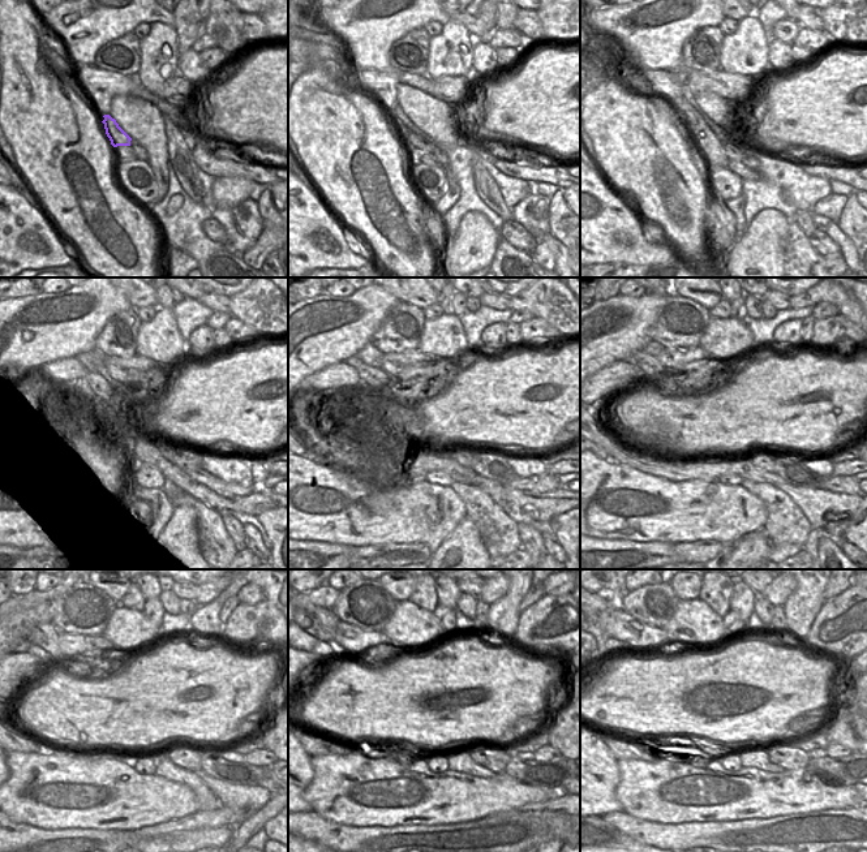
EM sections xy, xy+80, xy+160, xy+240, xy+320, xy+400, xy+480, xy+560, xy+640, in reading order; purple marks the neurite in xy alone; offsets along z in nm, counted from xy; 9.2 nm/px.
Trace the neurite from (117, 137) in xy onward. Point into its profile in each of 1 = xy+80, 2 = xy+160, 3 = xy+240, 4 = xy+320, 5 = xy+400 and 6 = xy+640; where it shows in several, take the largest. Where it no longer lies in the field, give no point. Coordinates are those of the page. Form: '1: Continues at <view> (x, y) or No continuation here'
1: Continues at xy+80 (413, 141)
2: Continues at xy+160 (733, 151)
3: Continues at xy+240 (166, 450)
4: Continues at xy+320 (463, 456)
5: Continues at xy+400 (763, 460)
6: Continues at xy+640 (789, 758)

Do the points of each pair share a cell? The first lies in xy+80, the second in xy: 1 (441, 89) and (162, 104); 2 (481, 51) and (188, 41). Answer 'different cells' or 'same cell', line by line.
1: different cells
2: different cells

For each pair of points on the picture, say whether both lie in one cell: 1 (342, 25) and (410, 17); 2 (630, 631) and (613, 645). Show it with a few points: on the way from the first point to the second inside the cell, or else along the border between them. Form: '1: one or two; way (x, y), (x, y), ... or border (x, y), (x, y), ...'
1: one; way (359, 24), (368, 24), (374, 18), (393, 17)
2: two; border (609, 636), (621, 640), (626, 645)

